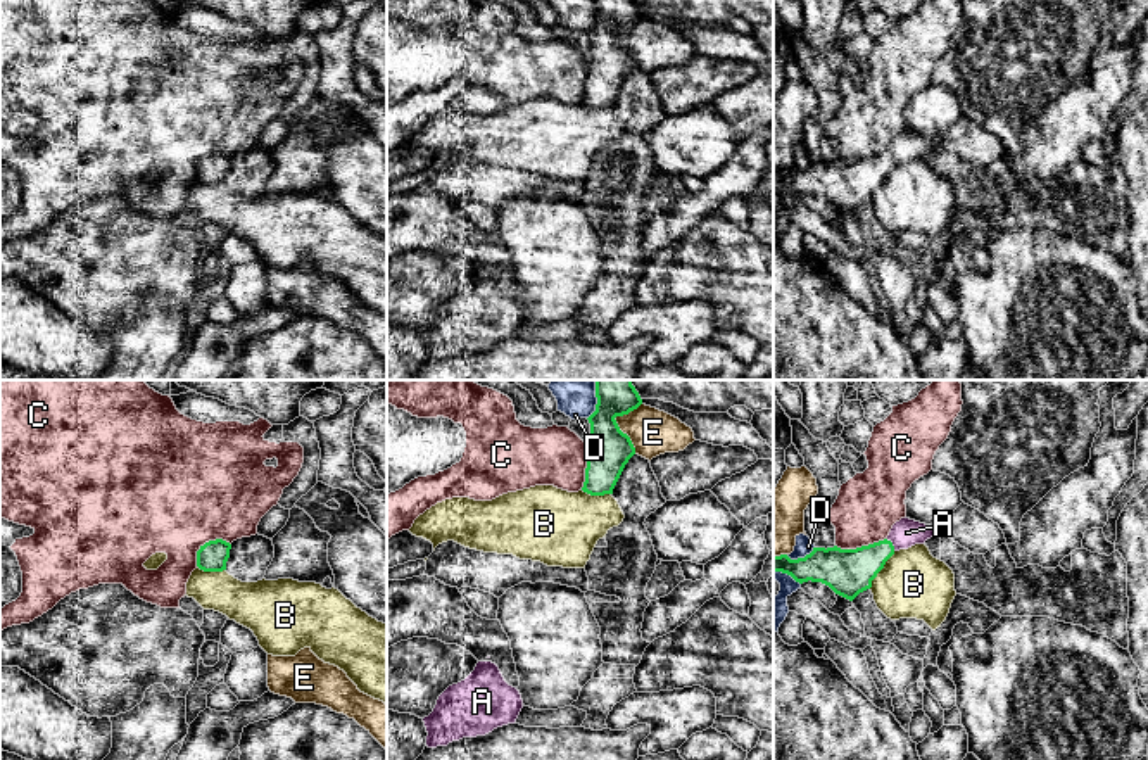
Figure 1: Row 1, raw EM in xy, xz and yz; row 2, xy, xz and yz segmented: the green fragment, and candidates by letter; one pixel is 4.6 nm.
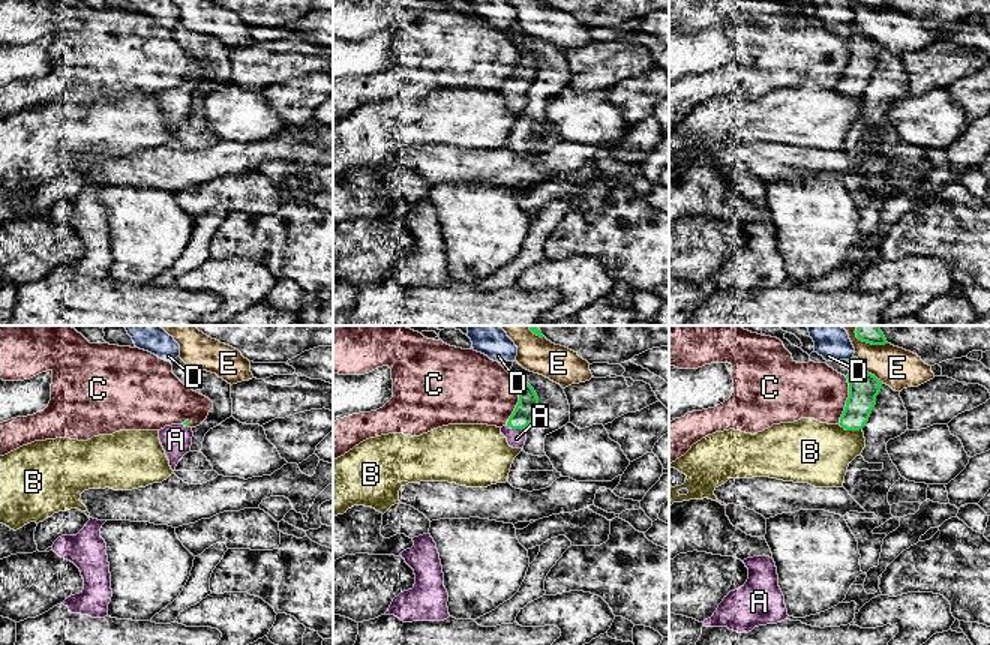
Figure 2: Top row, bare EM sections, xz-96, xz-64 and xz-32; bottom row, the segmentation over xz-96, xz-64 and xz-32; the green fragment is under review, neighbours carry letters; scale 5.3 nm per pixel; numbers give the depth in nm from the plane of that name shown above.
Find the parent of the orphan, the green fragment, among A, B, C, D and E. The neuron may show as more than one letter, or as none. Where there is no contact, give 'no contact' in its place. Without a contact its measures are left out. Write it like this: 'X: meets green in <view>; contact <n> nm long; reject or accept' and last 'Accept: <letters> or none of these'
A: meets green in yz; contact 70 nm long; accept
B: meets green in yz; contact 220 nm long; reject
C: meets green in yz; contact 240 nm long; reject
D: meets green in xz; contact 190 nm long; reject
E: meets green in xz; contact 240 nm long; reject
Accept: A

